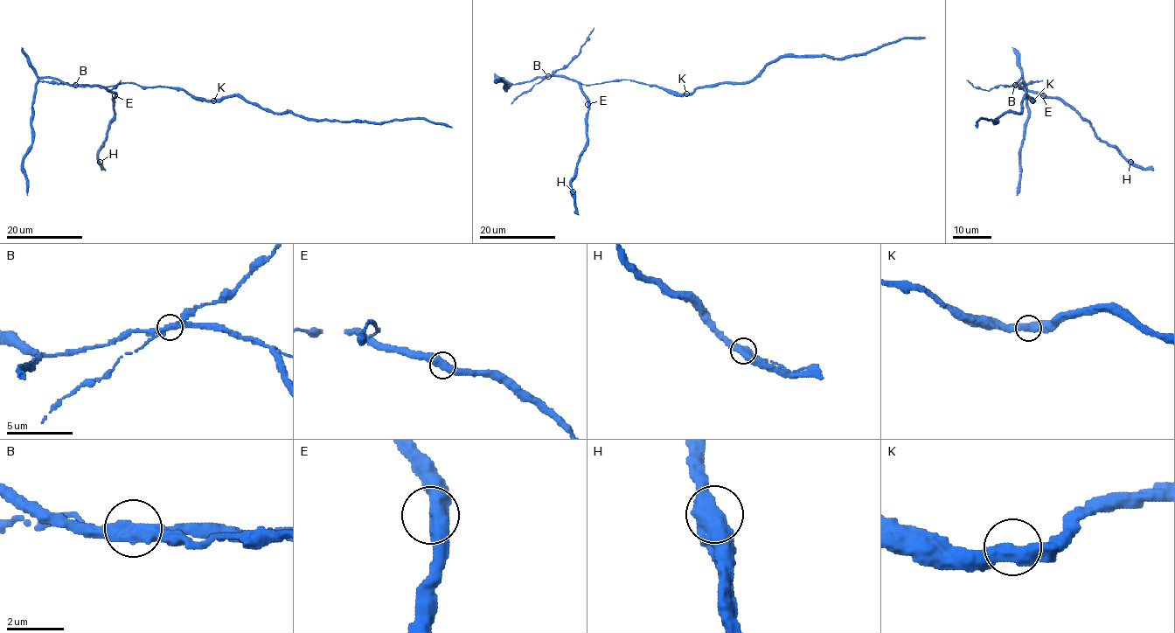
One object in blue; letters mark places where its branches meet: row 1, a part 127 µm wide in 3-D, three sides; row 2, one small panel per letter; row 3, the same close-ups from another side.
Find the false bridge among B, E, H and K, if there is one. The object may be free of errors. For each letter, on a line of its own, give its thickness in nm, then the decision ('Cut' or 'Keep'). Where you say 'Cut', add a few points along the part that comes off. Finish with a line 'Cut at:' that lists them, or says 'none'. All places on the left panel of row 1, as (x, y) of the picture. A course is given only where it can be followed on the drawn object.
B: Thickness 500 nm. Cut. Course of the part to remove: (75, 85), (99, 85), (107, 90), (115, 87), (121, 79)
E: Thickness 500 nm. Keep
H: Thickness 480 nm. Keep
K: Thickness 480 nm. Keep
Cut at: B

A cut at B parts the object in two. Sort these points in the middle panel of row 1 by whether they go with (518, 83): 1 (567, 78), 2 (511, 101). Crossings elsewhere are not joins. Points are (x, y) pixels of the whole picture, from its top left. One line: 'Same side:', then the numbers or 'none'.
Same side: 1

